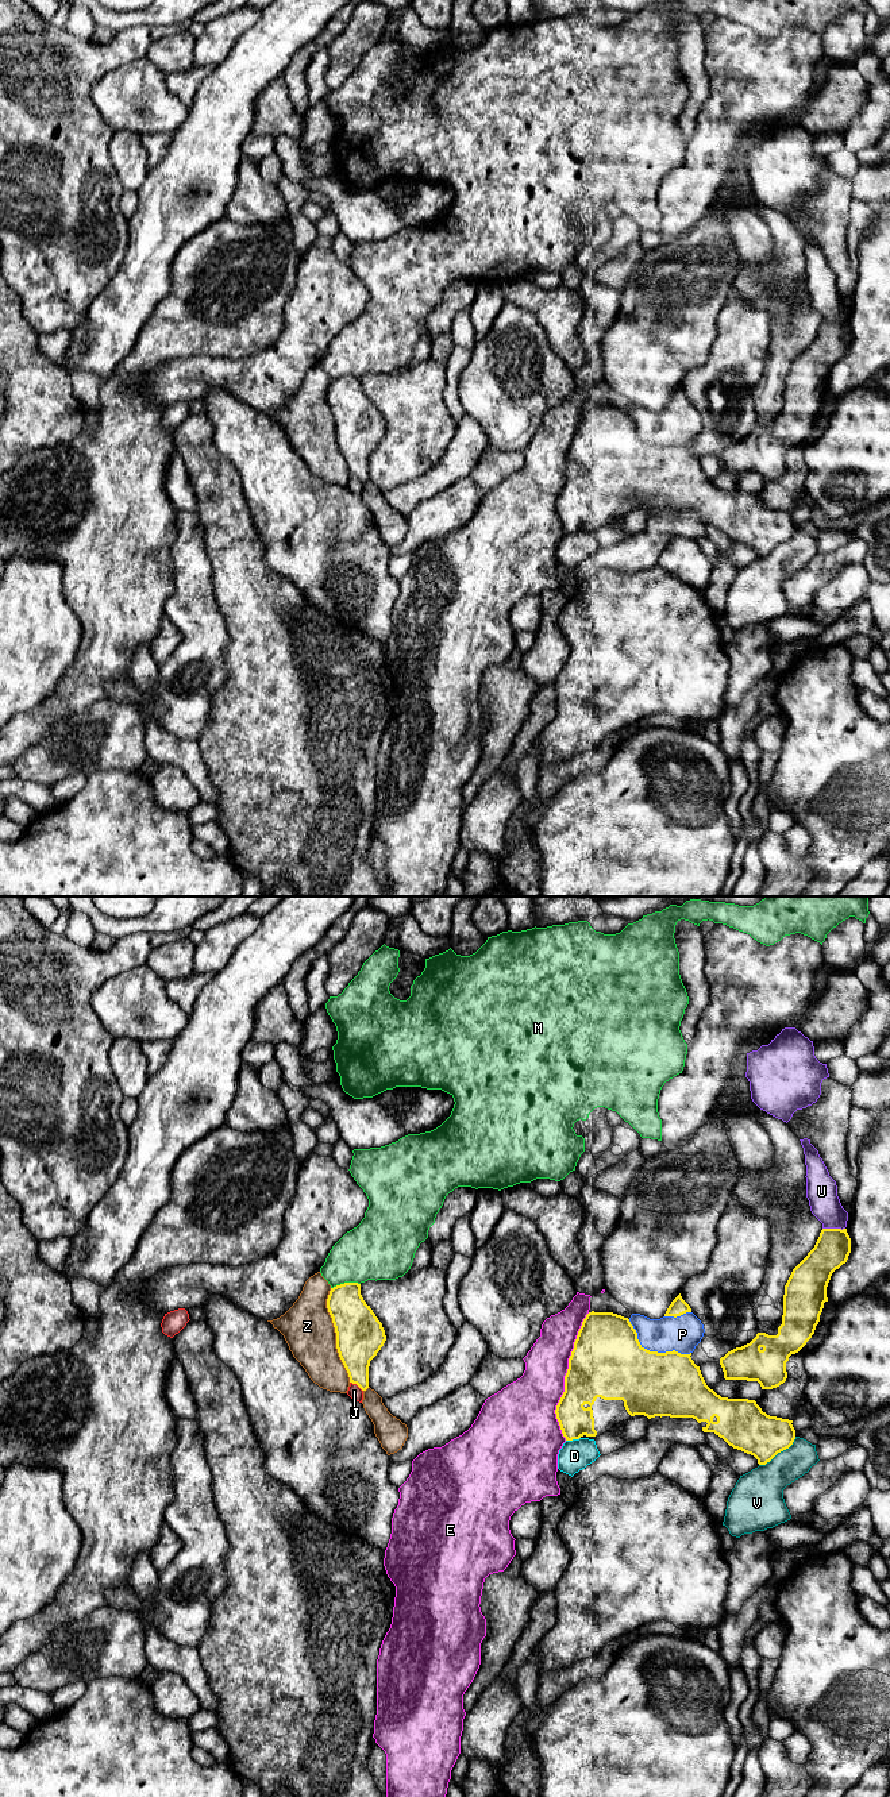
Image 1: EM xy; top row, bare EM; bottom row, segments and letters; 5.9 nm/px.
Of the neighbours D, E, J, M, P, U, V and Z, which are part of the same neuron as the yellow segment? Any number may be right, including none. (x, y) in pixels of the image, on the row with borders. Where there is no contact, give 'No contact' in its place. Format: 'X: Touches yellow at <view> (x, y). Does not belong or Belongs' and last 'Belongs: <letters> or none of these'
D: Touches yellow at xy (573, 1438). Belongs
E: Touches yellow at xy (565, 1376). Does not belong
J: Touches yellow at xy (357, 1384). Does not belong
M: Touches yellow at xy (345, 1283). Does not belong
P: Touches yellow at xy (654, 1352). Belongs
U: Touches yellow at xy (833, 1229). Does not belong
V: Touches yellow at xy (778, 1452). Does not belong
Z: Touches yellow at xy (336, 1335). Does not belong
Belongs: D, P

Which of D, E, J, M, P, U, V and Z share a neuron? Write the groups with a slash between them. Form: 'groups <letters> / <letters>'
groups D P / E Z / J / M / U / V

